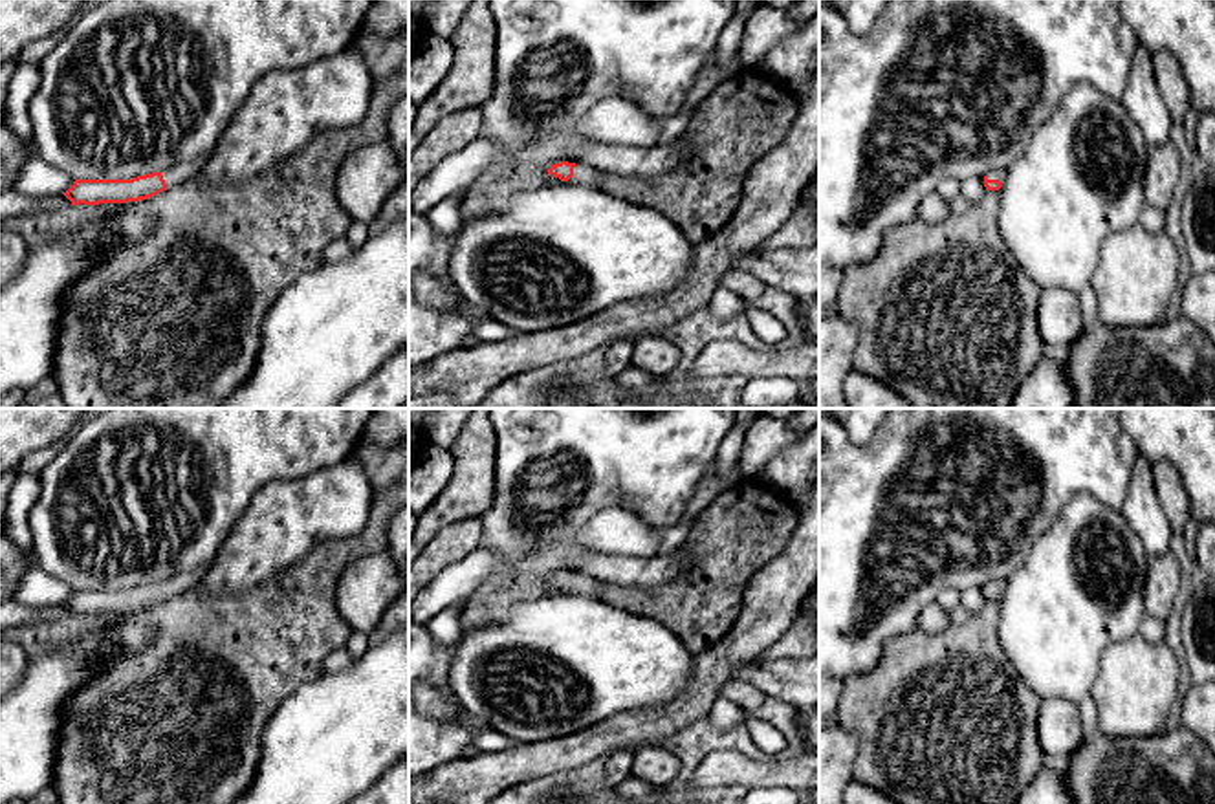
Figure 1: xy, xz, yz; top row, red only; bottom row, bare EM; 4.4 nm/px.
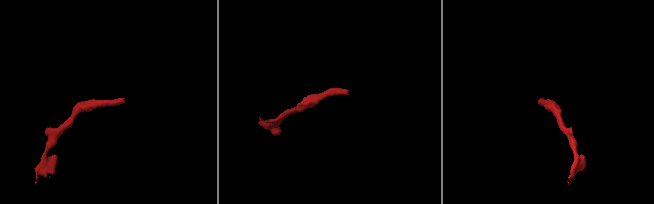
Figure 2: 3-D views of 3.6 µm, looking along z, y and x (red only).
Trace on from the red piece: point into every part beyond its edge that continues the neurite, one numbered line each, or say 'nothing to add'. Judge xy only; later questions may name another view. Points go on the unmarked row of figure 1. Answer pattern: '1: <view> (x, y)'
1: xy (178, 583)

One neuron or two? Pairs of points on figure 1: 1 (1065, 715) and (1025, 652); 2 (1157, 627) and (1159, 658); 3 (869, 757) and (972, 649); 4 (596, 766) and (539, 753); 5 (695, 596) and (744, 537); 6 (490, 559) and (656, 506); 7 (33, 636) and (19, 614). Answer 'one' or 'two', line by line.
1: two
2: two
3: one
4: two
5: one
6: two
7: two

